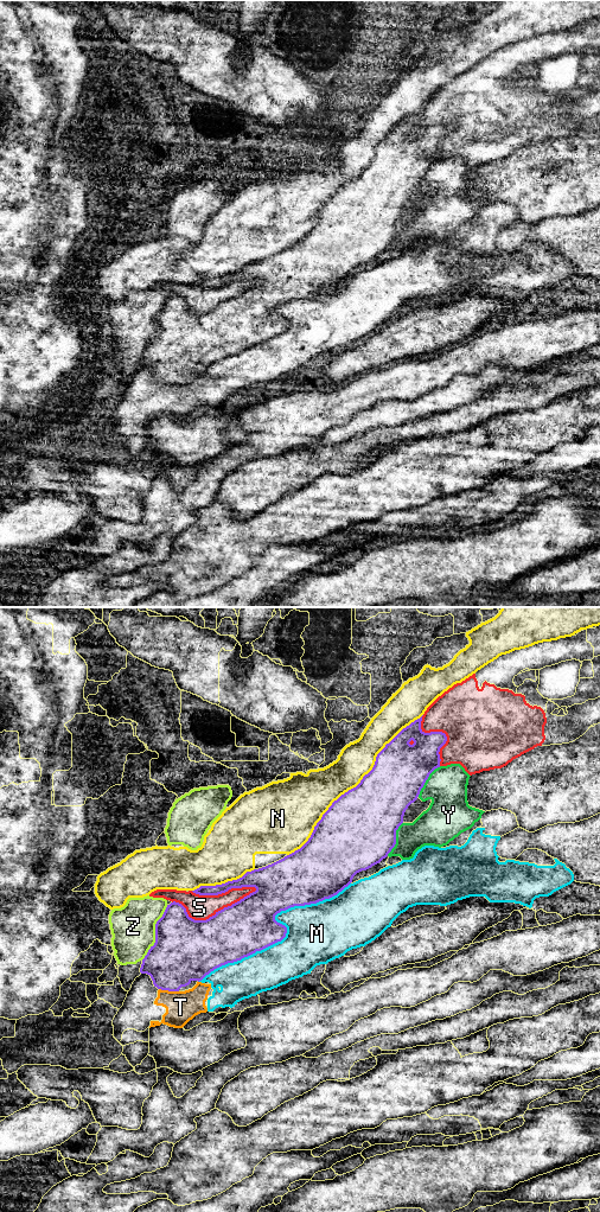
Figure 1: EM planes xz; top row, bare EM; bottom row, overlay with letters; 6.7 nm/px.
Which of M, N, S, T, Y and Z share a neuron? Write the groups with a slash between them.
M T / N / S / Y / Z

